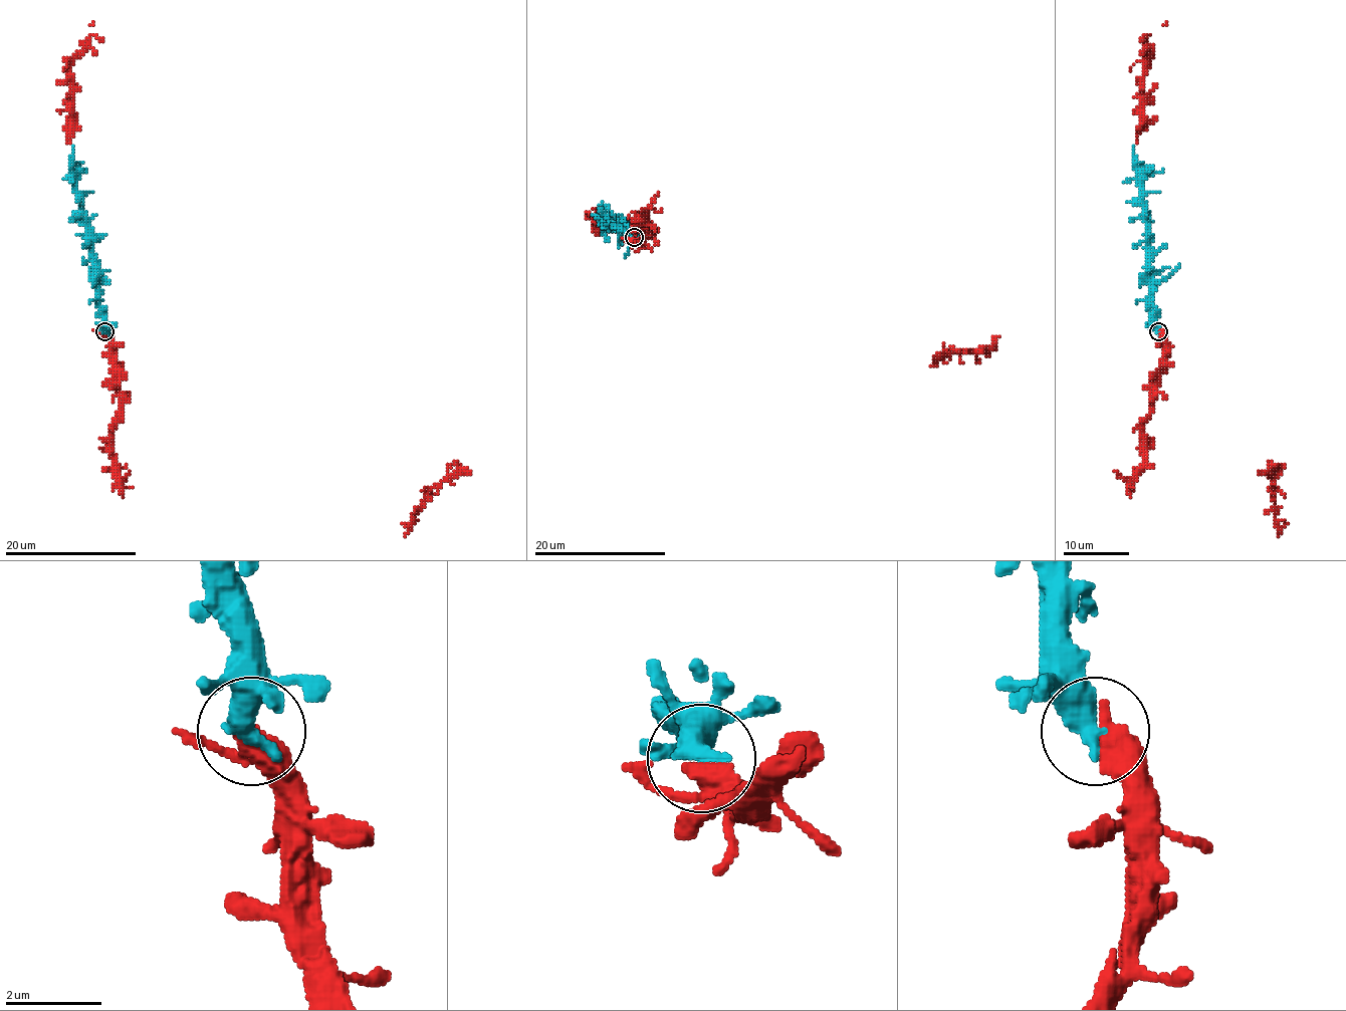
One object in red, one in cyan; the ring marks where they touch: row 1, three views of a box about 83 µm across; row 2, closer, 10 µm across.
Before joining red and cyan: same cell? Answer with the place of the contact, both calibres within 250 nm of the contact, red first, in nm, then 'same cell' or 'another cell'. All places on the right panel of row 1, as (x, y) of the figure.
(1158, 331) | 400/550 nm | same cell

